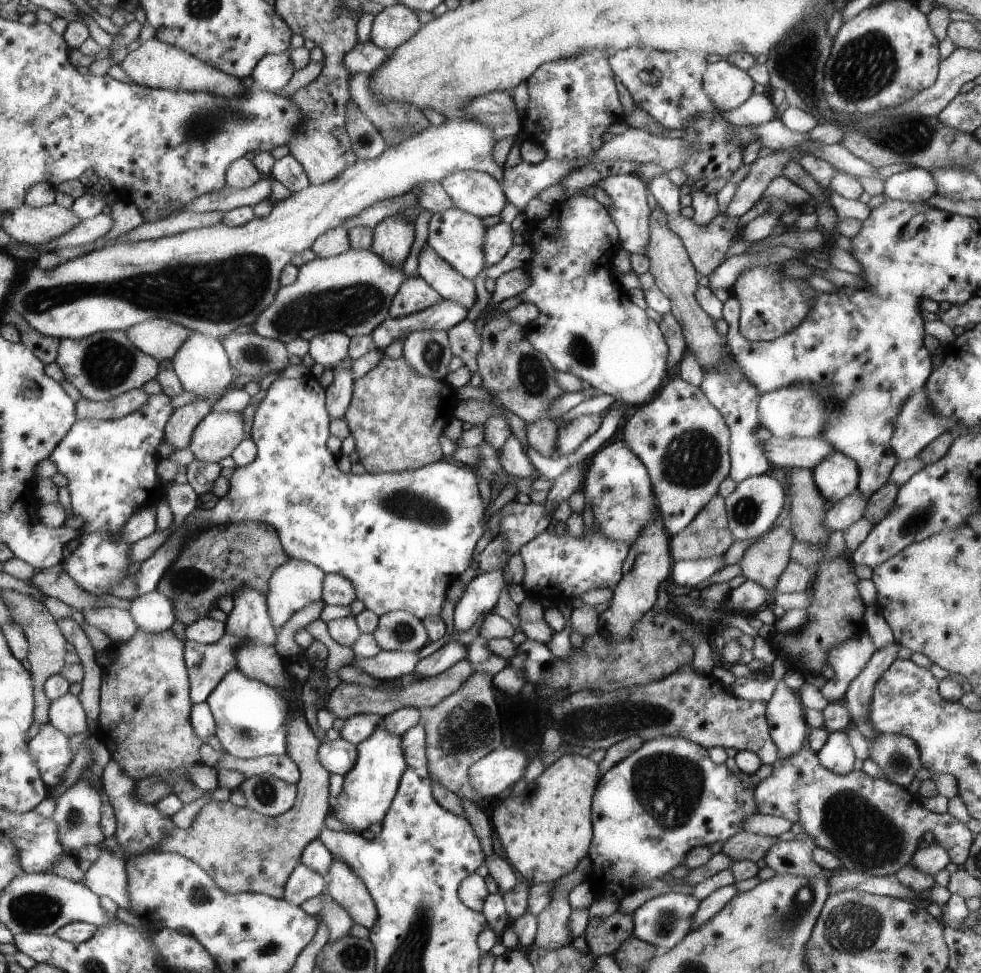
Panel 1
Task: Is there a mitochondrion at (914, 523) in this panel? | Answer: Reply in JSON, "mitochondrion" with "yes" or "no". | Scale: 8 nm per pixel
{"mitochondrion":"yes"}

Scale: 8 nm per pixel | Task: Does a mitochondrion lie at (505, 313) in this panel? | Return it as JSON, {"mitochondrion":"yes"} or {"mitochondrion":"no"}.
{"mitochondrion":"no"}

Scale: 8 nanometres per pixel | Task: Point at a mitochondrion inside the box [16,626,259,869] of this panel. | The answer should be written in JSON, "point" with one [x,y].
{"point":[75,817]}

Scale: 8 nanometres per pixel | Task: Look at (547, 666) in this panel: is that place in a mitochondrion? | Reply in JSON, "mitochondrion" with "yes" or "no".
{"mitochondrion":"no"}

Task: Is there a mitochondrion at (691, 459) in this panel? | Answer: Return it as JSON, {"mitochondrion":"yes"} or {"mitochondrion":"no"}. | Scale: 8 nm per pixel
{"mitochondrion":"yes"}

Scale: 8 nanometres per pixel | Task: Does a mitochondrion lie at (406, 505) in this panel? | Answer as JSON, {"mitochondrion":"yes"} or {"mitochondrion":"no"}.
{"mitochondrion":"yes"}

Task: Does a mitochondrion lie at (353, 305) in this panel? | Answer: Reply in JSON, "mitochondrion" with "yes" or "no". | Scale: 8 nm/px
{"mitochondrion":"yes"}

